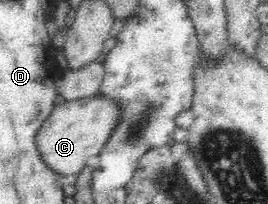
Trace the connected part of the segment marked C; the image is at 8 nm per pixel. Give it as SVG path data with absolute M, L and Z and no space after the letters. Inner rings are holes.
M96 95L65 101L57 105L37 129L37 136L35 136L37 151L47 168L60 176L81 172L81 169L86 167L87 159L98 156L99 152L105 148L121 111L122 108L116 100Z

